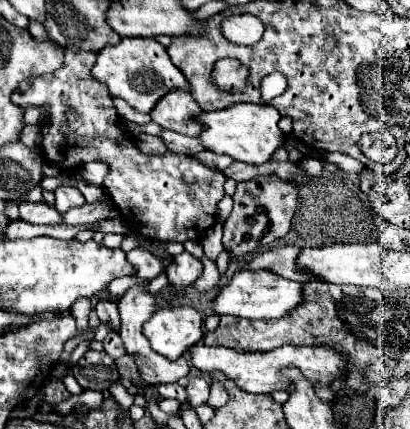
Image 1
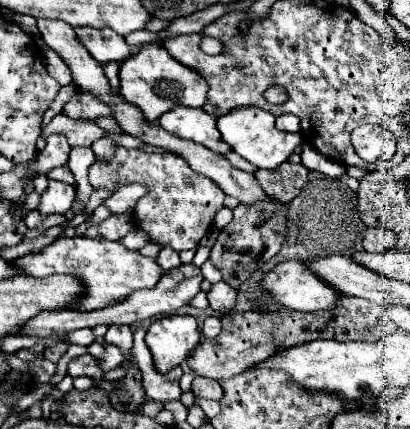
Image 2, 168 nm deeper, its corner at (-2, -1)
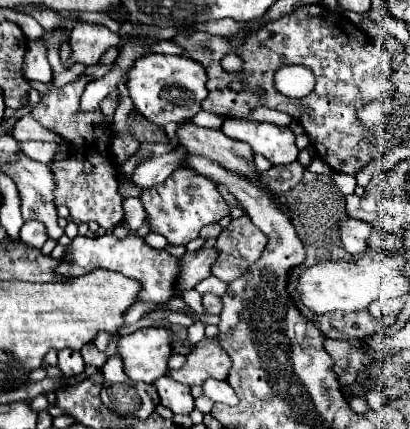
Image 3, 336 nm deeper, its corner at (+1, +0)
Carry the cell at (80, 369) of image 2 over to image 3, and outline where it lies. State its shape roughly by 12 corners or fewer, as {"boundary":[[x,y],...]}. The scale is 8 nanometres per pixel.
{"boundary":[[60,350],[58,368],[64,376],[84,372],[78,350]]}

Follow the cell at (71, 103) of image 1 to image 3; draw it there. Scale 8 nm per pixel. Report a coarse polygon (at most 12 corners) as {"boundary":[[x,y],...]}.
{"boundary":[[190,168],[142,194],[150,230],[172,246],[228,214],[214,182]]}

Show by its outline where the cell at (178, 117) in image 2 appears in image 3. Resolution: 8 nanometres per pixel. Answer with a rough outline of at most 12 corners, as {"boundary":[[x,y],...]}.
{"boundary":[[194,122],[178,126],[180,144],[256,182],[250,146]]}

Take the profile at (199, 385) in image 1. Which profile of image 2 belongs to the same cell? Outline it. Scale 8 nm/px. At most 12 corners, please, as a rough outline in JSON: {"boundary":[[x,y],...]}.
{"boundary":[[195,377],[191,391],[195,397],[223,397],[217,381]]}

